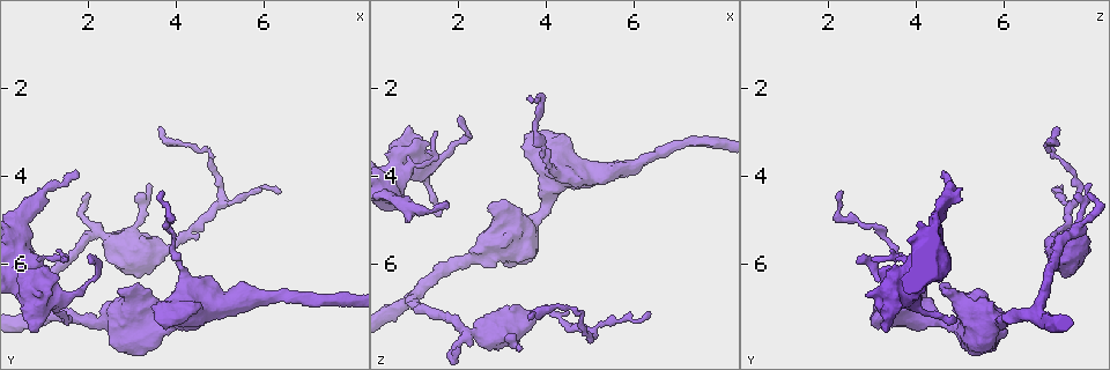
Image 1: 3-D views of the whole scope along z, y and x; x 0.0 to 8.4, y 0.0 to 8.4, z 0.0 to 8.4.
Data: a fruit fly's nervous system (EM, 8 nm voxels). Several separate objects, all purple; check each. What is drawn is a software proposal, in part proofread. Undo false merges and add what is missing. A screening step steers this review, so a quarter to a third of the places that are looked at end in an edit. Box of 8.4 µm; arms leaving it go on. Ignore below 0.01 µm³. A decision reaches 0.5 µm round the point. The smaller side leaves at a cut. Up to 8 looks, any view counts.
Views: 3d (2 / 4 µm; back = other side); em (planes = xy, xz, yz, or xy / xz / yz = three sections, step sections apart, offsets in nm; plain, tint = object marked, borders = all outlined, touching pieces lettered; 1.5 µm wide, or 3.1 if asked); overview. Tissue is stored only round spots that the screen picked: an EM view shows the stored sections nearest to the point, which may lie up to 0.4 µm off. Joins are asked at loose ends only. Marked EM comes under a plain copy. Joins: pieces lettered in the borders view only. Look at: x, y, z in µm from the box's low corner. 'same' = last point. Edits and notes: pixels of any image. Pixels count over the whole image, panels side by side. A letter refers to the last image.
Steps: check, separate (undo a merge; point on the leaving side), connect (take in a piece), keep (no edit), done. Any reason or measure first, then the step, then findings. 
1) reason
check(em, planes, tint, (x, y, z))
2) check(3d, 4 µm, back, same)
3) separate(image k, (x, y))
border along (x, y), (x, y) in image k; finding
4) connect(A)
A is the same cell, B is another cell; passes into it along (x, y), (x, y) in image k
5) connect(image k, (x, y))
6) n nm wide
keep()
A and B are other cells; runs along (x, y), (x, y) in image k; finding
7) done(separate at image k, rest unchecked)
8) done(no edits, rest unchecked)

tapers out
check(em, planes, borders, (6.30, 4.35, 7.10))

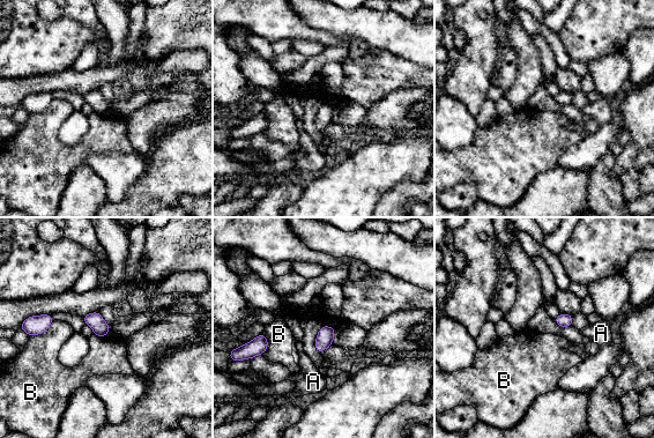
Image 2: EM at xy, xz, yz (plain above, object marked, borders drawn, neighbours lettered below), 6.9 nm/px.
keep()
A and B are other cells; border along (53, 321), (43, 332), (30, 336) in image 2; no lettered piece goes on from it

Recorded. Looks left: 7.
thin arm on a thick one
check(3d, 2 µm, (2.15, 5.40, 7.50))

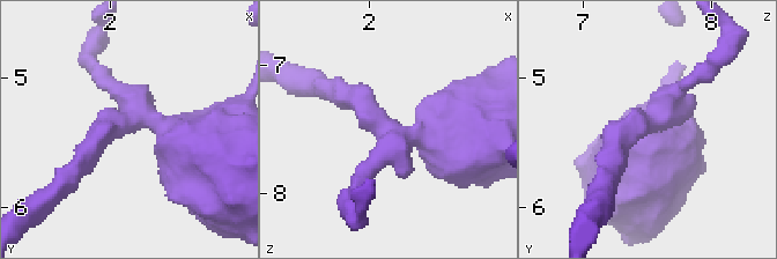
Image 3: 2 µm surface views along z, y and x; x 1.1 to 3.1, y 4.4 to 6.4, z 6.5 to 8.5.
need the tissue
check(em, xz, step 8, tint, (2.10, 5.34, 7.48))

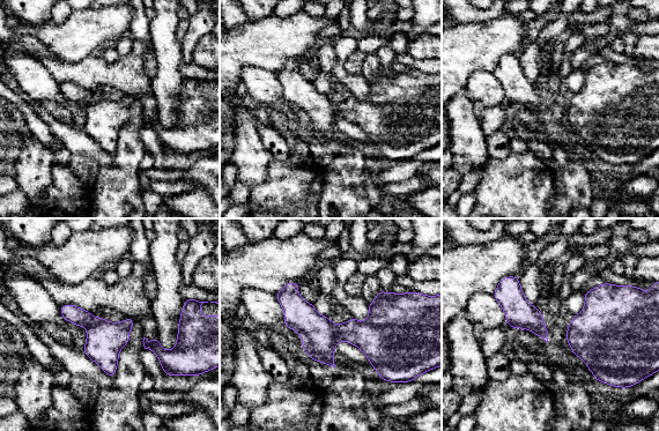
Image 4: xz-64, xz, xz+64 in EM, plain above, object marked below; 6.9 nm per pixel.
cut it another way
check(em, planes, borders, same)

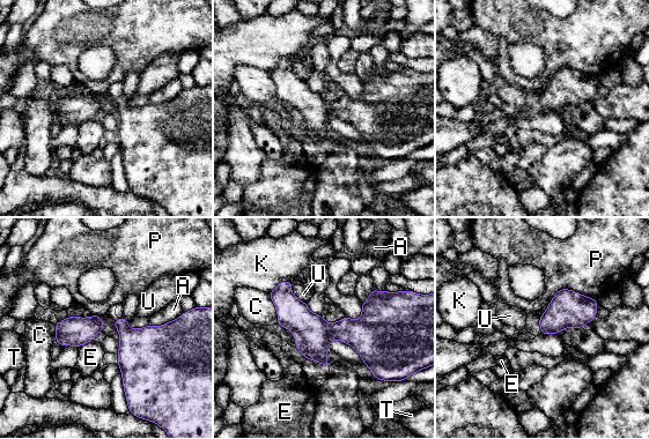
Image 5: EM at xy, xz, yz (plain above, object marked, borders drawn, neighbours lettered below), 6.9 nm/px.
P touches over 300 nm
keep()
A, C, E, K, P, T and U are other cells; border along (292, 282), (292, 292), (305, 303) in image 5; one neuron here

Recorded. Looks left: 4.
stops while still wide
check(3d, 4 µm, back, (0.65, 7.55, 3.30))

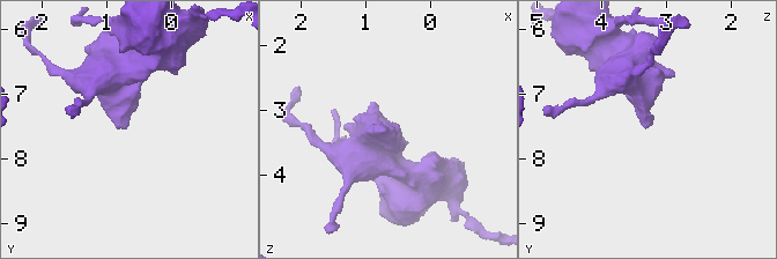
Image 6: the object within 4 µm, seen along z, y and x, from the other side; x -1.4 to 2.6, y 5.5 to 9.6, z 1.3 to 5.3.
need the tissue
check(em, yz, step 4, borders, (0.70, 7.55, 3.25))

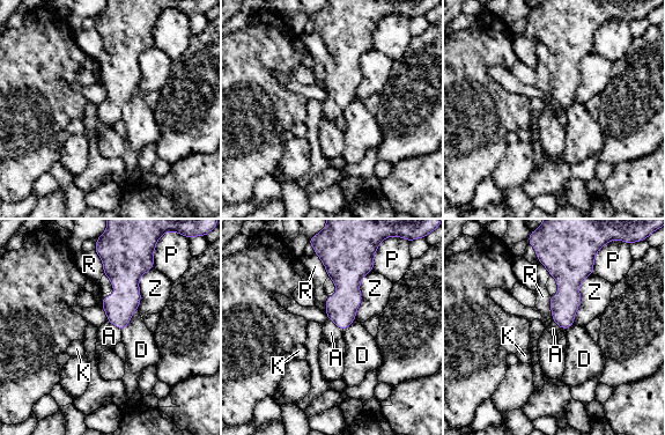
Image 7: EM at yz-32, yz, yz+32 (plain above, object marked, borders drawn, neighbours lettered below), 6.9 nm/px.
cut it another way
check(em, planes, borders, same)

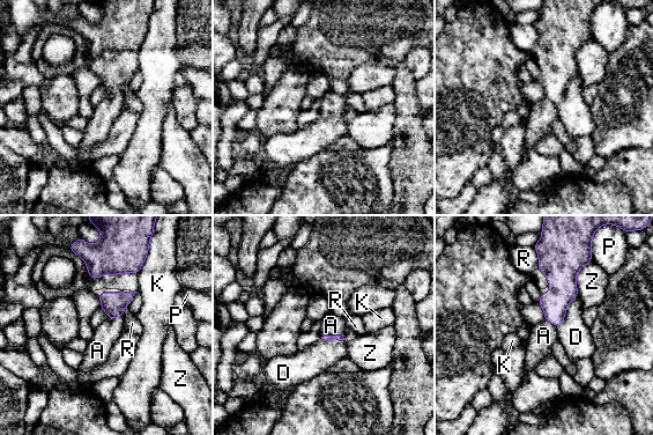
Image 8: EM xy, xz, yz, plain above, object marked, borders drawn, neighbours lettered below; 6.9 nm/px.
connect(A)
A is the same cell, D, K, P, R and Z are other cells; passes into it along (325, 337), (331, 336), (331, 325) in image 8; the neuron continues

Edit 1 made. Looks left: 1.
done(connect at image 8, rest unchecked)

